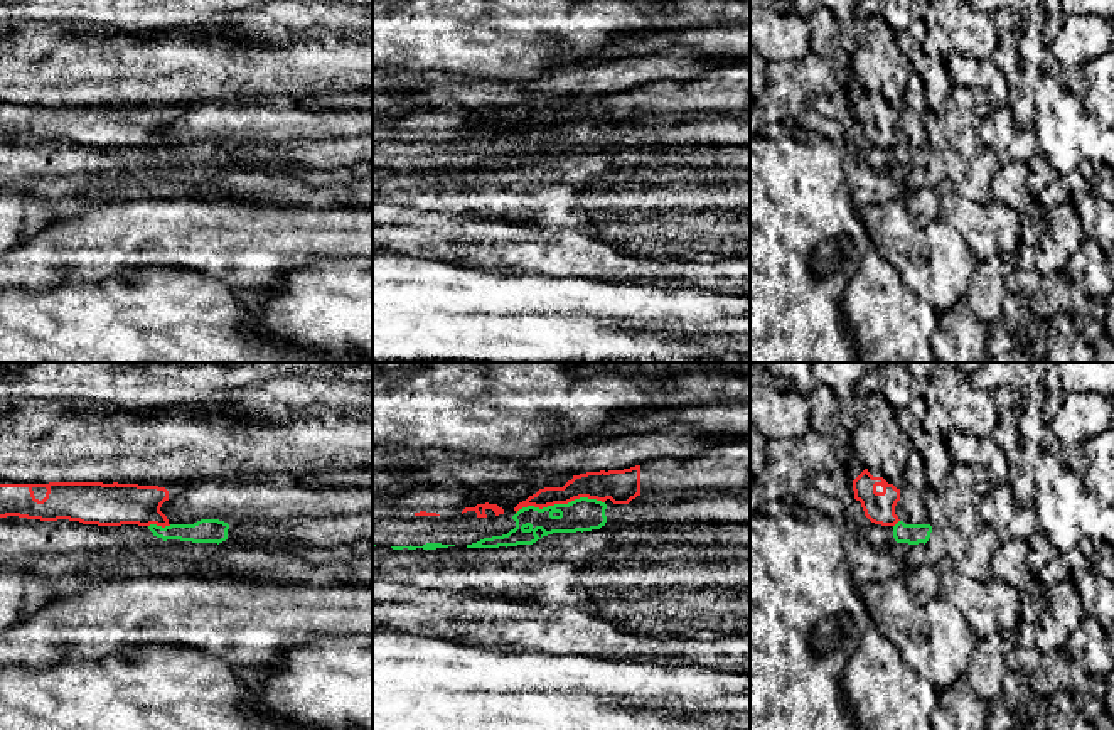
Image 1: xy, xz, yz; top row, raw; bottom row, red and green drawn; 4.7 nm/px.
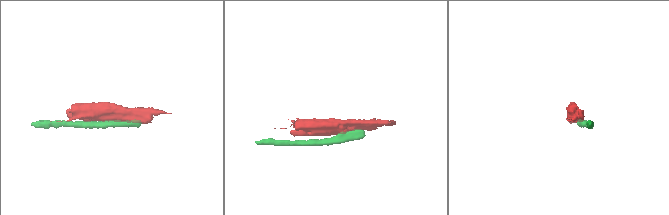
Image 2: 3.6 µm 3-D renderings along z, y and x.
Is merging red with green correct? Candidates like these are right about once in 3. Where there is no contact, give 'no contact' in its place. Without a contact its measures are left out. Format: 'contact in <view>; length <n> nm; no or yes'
contact in xz; length 420 nm; no

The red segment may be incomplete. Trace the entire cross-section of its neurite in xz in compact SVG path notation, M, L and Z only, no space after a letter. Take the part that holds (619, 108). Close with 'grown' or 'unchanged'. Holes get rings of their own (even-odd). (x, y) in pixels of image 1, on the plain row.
M725 61L691 83L657 81L624 93L573 98L563 110L539 111L514 133L568 126L580 120L629 126L644 115L688 111L750 115L750 61Z; grown

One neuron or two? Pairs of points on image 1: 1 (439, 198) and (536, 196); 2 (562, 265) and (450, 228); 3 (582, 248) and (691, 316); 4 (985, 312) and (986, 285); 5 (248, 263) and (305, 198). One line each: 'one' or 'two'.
1: one
2: one
3: two
4: one
5: two

